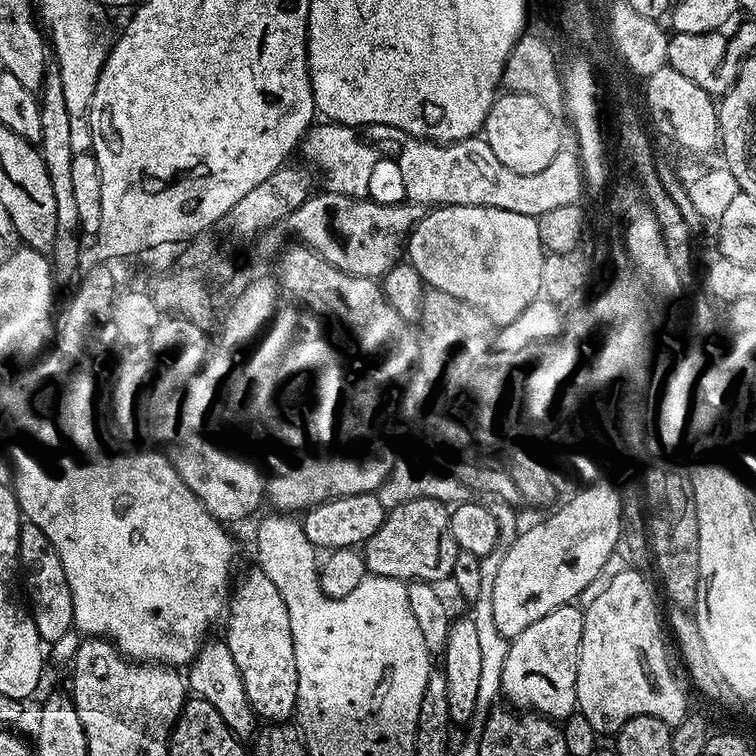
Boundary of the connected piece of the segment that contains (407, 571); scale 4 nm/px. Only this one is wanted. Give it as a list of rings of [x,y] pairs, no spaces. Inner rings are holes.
[[[414,498],[387,509],[382,526],[378,526],[362,546],[364,565],[369,573],[405,582],[447,581],[454,570],[458,551],[454,534],[450,534],[449,511],[445,501],[434,498]]]

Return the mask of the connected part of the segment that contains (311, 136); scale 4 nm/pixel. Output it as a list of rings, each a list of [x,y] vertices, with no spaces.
[[[313,123],[300,139],[298,152],[299,155],[304,155],[305,165],[324,175],[324,180],[328,183],[325,184],[327,191],[364,198],[369,195],[368,187],[372,184],[372,171],[376,168],[376,148],[372,144],[367,144],[356,132],[359,131],[350,124]]]

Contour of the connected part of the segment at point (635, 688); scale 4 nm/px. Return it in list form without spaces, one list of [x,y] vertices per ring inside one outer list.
[[[624,566],[620,573],[612,576],[610,586],[599,596],[594,598],[594,602],[590,602],[584,609],[584,621],[582,622],[582,642],[578,650],[578,670],[576,671],[576,706],[579,712],[590,722],[590,726],[594,726],[597,734],[615,734],[619,732],[622,725],[627,720],[635,716],[653,716],[662,722],[666,722],[669,726],[675,726],[684,721],[685,716],[690,712],[688,700],[684,697],[684,692],[680,689],[680,684],[676,681],[676,676],[672,673],[672,668],[668,665],[668,652],[664,649],[664,632],[666,636],[666,628],[662,623],[660,625],[660,608],[656,605],[656,596],[652,593],[652,588],[648,585],[649,577],[642,573],[638,573],[629,566]]]

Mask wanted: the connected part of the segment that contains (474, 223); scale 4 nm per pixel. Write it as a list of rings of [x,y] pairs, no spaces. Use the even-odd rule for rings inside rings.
[[[445,204],[433,207],[421,217],[408,240],[410,263],[418,270],[429,289],[454,294],[454,298],[470,302],[470,306],[481,308],[500,326],[514,322],[514,318],[521,316],[531,304],[536,303],[544,288],[545,255],[542,238],[538,238],[535,216],[486,206]]]

